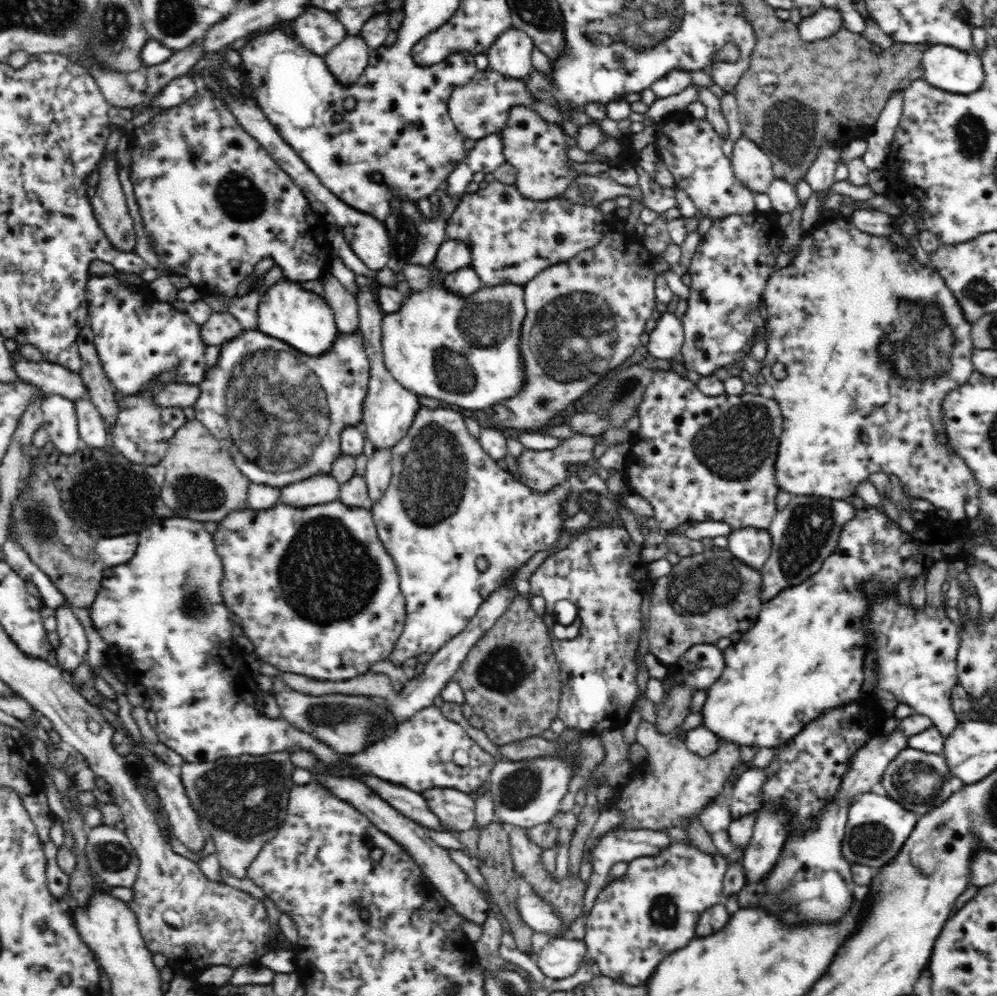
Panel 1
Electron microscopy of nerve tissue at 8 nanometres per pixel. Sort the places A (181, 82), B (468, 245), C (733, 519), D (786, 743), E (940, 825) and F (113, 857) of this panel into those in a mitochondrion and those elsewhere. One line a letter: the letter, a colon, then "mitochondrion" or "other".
A: other
B: other
C: other
D: other
E: mitochondrion
F: mitochondrion

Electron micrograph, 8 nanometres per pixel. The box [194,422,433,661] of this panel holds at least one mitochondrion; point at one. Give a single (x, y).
(329, 575)

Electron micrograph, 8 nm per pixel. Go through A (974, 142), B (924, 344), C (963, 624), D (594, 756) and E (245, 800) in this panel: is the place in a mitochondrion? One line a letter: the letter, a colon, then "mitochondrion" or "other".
A: mitochondrion
B: mitochondrion
C: other
D: other
E: mitochondrion

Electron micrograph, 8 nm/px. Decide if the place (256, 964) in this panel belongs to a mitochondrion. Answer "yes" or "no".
no

